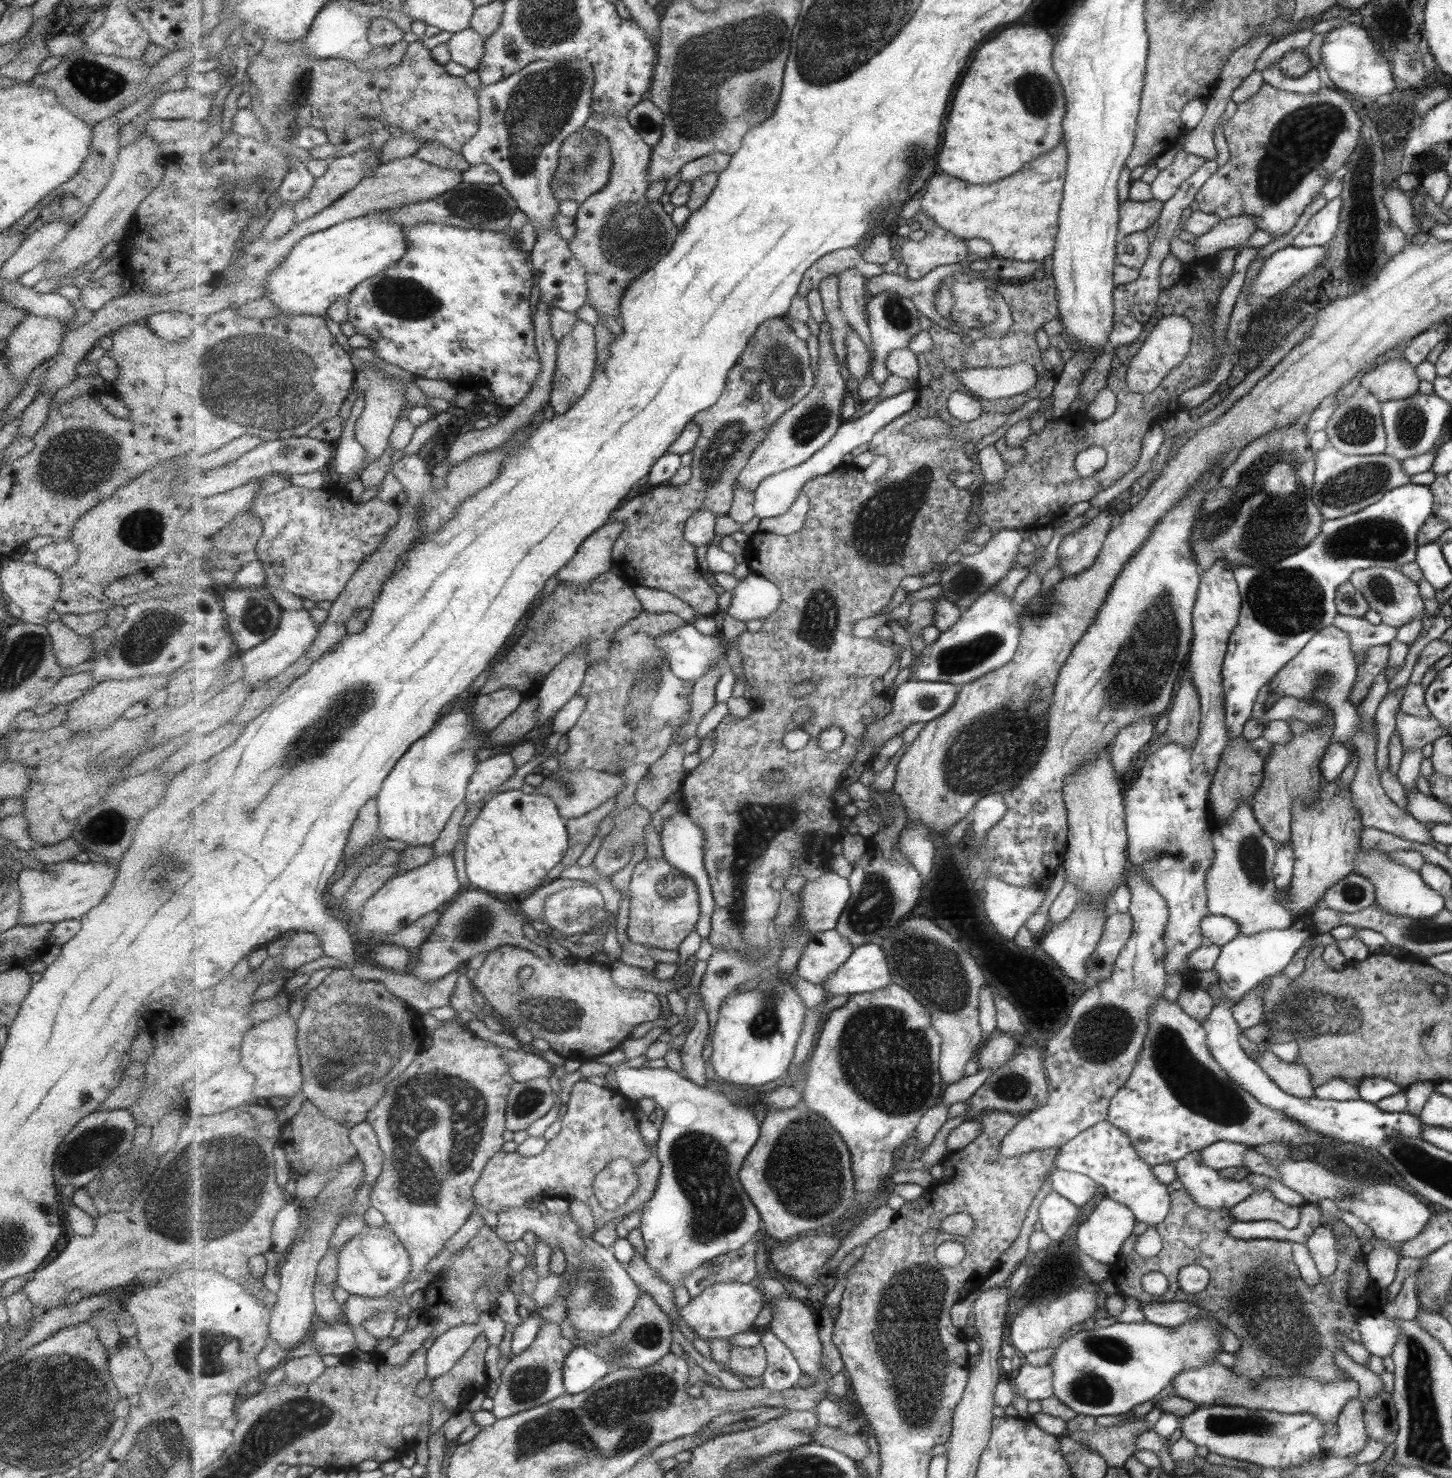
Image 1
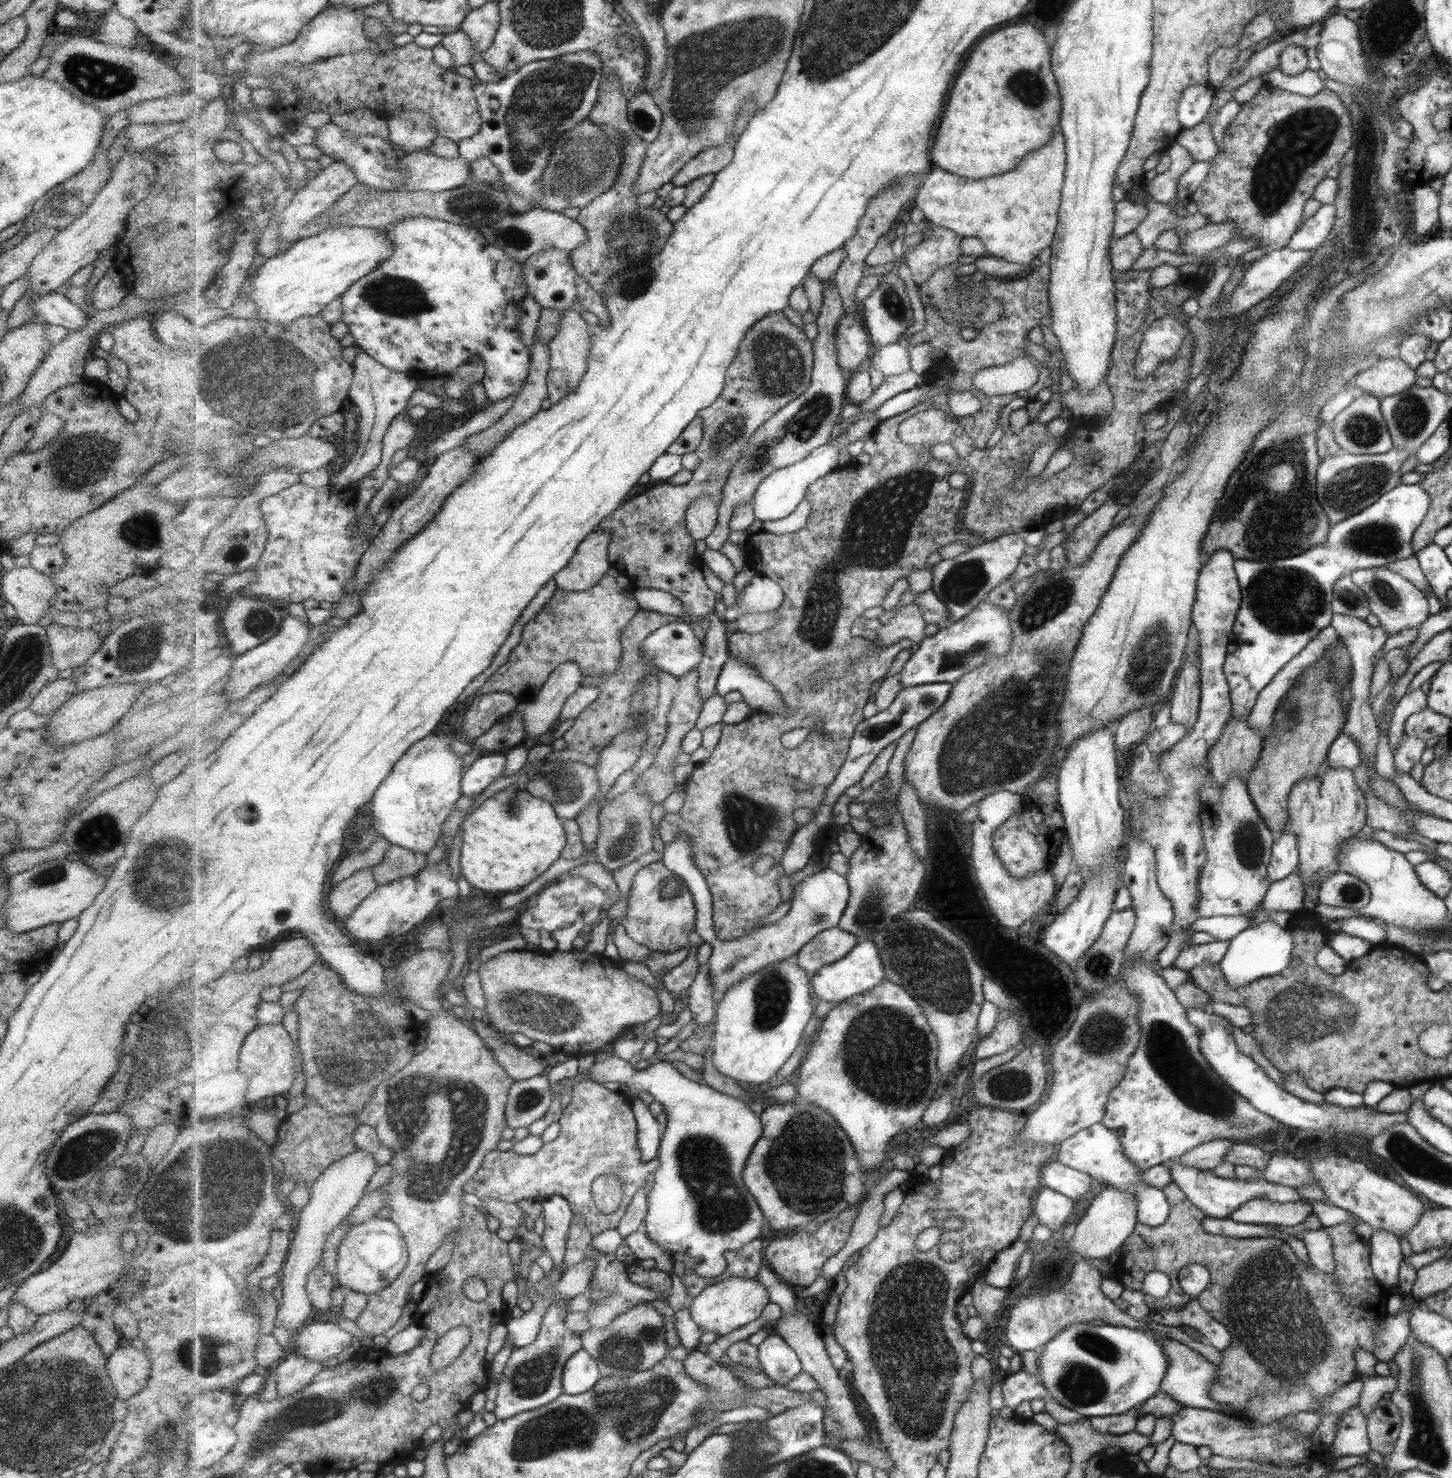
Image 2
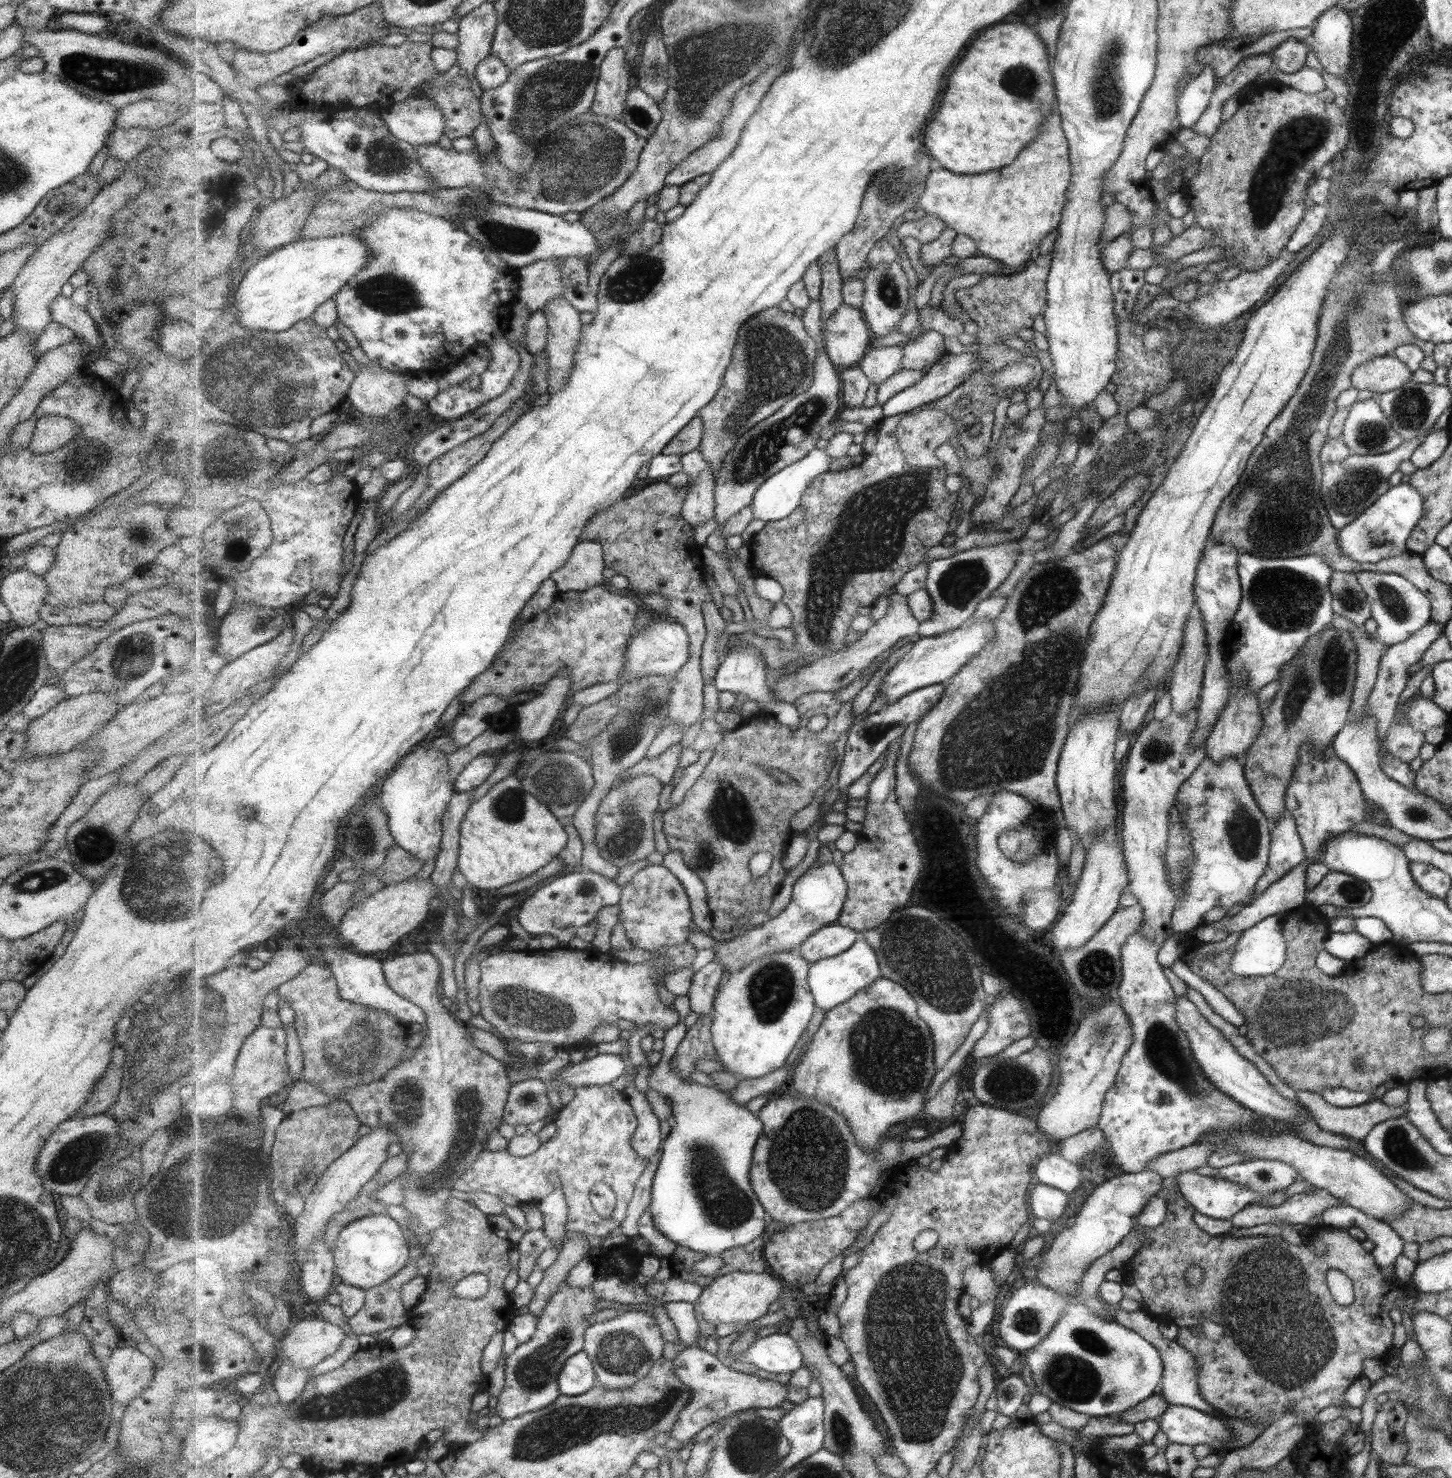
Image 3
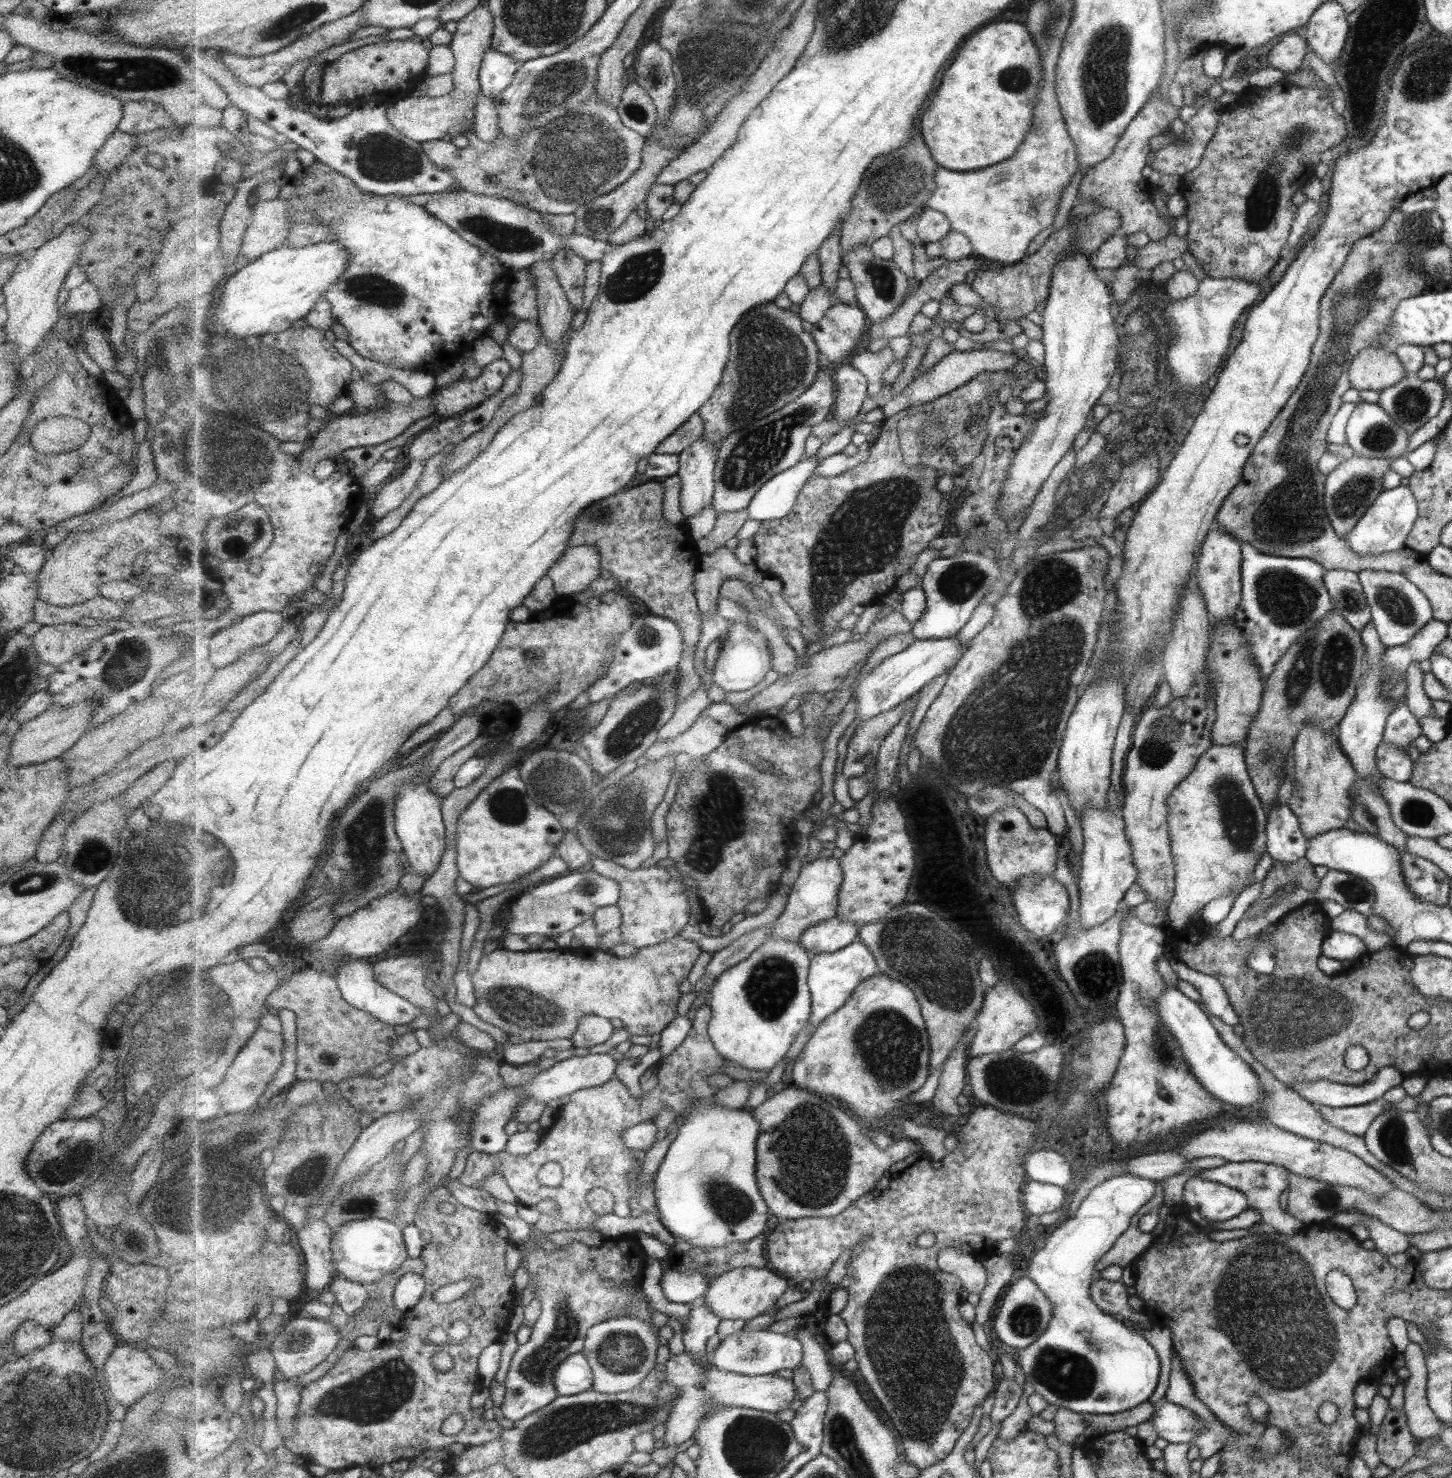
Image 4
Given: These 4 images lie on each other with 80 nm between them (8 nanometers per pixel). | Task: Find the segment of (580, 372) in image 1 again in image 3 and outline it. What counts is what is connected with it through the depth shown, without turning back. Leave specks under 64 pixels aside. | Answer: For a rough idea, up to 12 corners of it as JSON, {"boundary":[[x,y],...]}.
{"boundary":[[563,296],[542,310],[549,320],[548,394],[565,388],[583,322]]}

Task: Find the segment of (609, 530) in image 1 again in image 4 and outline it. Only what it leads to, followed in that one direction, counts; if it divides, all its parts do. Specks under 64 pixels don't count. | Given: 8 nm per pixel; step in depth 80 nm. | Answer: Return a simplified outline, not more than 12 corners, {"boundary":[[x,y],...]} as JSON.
{"boundary":[[570,546],[548,575],[557,596],[601,578],[596,546]]}

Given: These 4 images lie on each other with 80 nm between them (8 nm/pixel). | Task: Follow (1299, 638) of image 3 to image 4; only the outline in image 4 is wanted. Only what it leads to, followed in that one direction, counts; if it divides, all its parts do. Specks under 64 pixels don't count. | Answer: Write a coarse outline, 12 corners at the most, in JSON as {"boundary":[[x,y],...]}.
{"boundary":[[1240,543],[1243,629],[1265,685],[1334,608],[1314,560]]}

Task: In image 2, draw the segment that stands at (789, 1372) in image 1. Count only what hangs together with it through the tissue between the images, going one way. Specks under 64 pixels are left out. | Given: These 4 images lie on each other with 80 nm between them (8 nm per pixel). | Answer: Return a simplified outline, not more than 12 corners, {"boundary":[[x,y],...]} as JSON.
{"boundary":[[777,1333],[758,1346],[767,1377],[783,1387],[802,1370],[798,1352]]}

